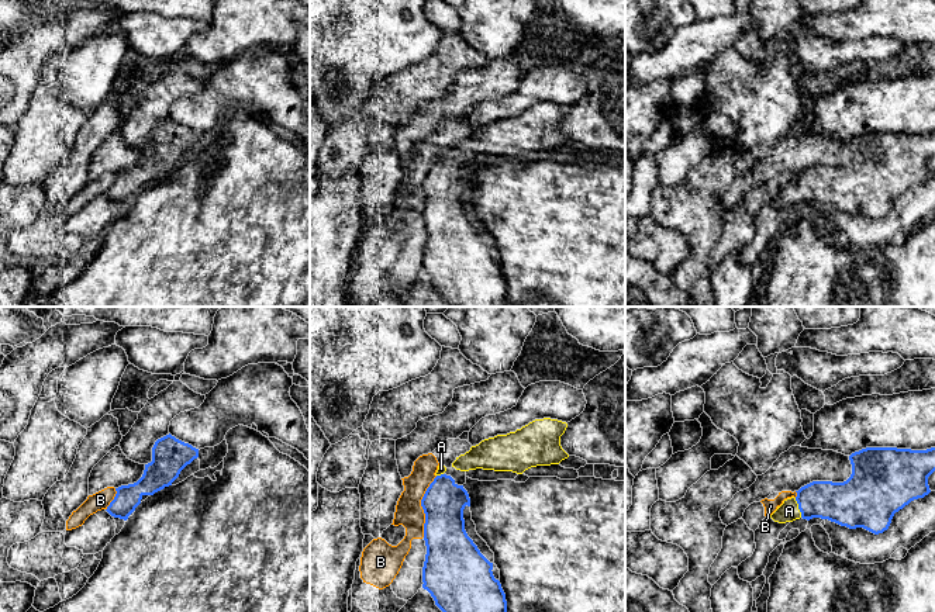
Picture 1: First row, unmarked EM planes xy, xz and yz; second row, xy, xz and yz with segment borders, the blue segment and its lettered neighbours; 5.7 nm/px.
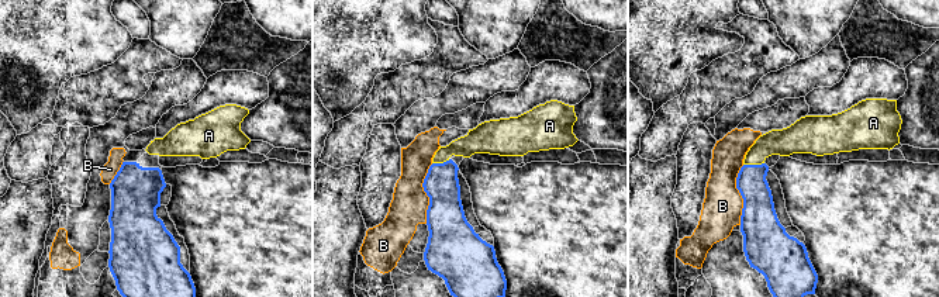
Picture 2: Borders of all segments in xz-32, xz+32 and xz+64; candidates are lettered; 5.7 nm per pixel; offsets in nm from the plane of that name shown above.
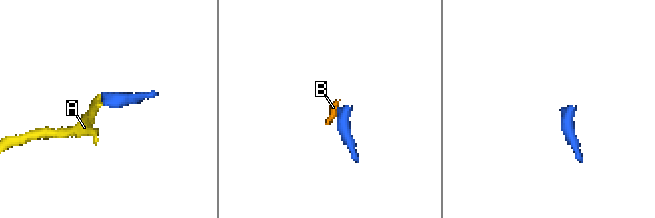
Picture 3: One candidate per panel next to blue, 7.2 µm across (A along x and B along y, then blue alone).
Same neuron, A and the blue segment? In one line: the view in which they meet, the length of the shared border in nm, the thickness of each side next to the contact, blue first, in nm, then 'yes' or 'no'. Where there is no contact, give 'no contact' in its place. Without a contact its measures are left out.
meets blue in yz; contact 120 nm long; 240 nm thick on the blue side, 120 nm on the other; yes

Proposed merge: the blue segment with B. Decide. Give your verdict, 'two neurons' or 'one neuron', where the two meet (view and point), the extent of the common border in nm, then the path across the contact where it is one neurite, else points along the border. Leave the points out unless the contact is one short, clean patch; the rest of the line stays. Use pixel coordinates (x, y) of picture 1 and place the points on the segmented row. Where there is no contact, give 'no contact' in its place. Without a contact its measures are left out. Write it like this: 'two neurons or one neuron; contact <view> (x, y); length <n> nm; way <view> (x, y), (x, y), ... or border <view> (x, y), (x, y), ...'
two neurons; contact xz (421, 505); length 360 nm; border xz (437, 476), (421, 500), (424, 514), (423, 536)

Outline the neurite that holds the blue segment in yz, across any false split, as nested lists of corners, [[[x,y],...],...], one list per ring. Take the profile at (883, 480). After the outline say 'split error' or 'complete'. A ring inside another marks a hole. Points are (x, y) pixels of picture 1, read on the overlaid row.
[[[866,447],[852,453],[849,460],[852,474],[846,481],[812,481],[796,491],[796,498],[784,499],[770,518],[779,523],[821,518],[849,529],[863,528],[879,535],[889,529],[896,512],[931,492],[928,477],[935,471],[935,447],[927,450]]]; split error

